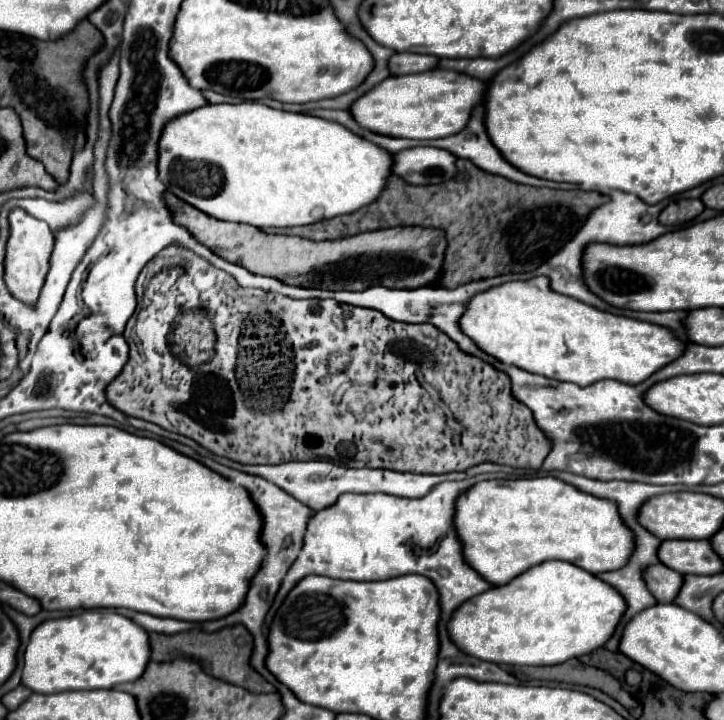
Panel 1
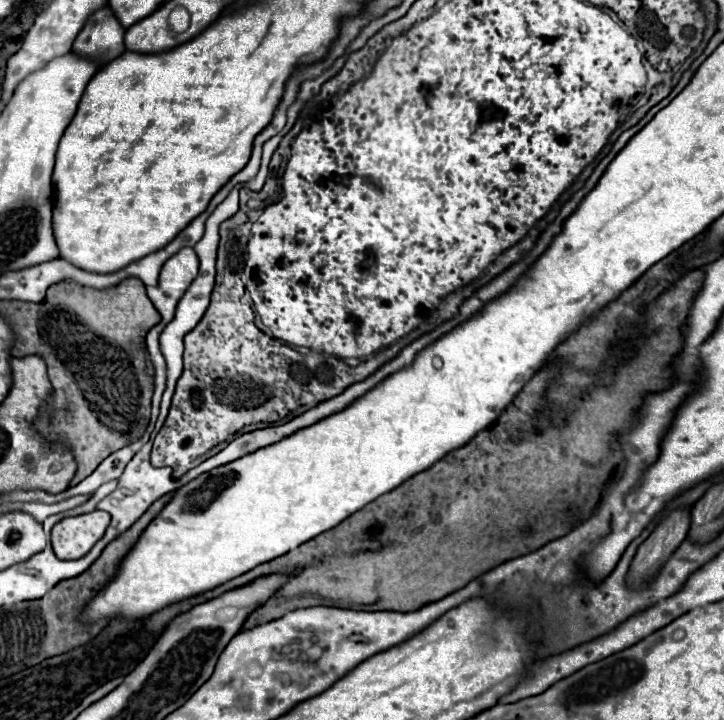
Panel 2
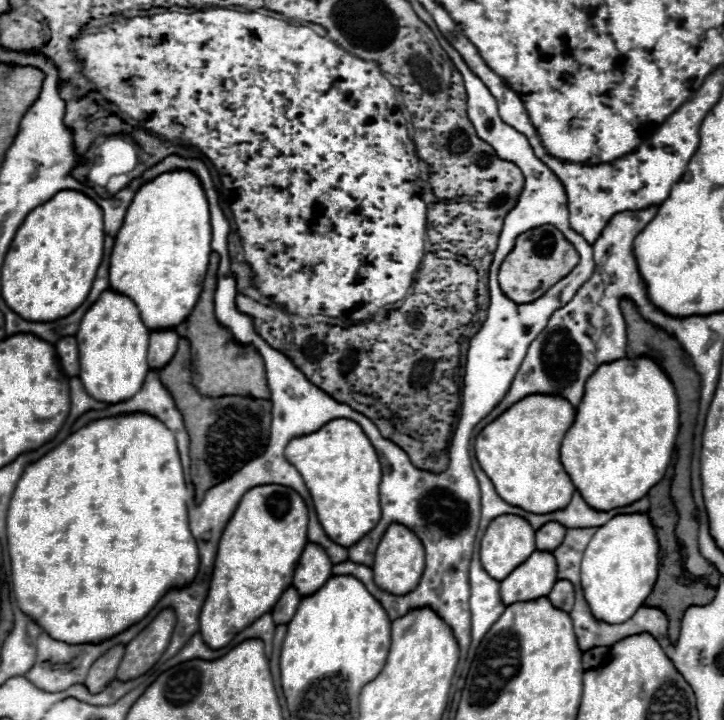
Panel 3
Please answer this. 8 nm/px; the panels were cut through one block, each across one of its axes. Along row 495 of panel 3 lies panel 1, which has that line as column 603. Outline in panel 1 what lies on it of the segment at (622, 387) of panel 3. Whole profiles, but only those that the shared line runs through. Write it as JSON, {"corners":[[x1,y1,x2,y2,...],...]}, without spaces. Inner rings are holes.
{"corners":[[544,562,514,578,510,584,494,586,486,594,478,594,462,604,454,612,448,630,452,642,458,644,462,652,478,656,480,660,492,660,496,664,552,666,602,648,614,636,624,612,626,600,622,600,622,594,604,580,570,562]]}

